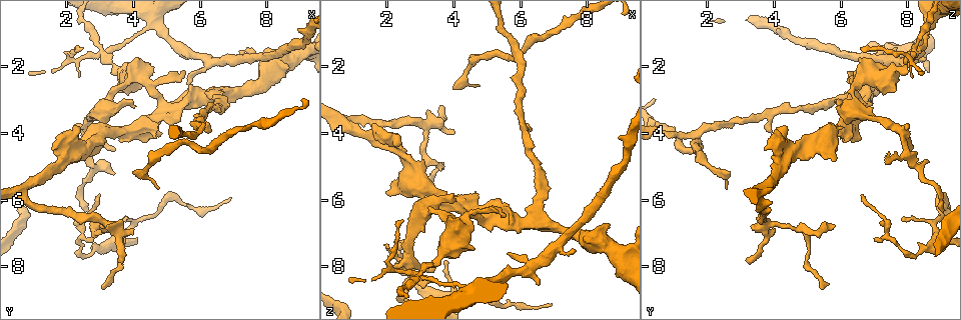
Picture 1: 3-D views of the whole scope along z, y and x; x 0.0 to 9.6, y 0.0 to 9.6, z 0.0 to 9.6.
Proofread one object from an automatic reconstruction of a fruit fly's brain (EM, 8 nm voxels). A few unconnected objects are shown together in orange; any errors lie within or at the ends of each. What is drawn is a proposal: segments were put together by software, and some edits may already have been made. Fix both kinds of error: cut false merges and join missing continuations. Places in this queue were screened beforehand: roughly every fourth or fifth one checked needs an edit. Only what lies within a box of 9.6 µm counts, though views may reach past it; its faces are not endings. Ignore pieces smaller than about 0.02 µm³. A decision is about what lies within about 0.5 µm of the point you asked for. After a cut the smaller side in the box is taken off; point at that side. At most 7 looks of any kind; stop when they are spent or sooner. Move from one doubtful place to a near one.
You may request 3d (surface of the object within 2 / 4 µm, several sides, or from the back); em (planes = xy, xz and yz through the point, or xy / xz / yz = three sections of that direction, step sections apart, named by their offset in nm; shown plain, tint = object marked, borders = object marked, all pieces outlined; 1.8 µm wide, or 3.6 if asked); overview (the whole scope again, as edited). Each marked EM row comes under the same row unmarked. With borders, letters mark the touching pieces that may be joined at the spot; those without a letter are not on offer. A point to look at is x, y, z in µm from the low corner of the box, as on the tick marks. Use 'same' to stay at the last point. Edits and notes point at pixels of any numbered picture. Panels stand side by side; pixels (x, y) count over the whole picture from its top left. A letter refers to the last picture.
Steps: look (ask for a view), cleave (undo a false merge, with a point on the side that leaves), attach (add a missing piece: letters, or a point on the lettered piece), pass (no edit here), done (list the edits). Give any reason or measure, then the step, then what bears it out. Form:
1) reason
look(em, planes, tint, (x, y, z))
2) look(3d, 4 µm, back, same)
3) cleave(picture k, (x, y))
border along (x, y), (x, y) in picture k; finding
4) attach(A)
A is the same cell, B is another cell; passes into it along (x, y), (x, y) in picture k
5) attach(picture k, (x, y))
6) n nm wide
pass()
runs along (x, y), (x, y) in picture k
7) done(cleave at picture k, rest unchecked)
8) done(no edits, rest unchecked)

looks like a crossing
look(em, planes, borders, (2.20, 4.70, 4.40))

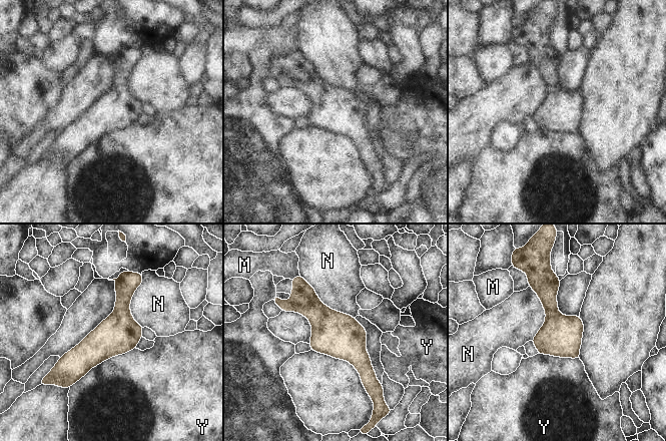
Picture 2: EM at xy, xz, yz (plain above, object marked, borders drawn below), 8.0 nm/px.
pass()
M, N and Y are other cells; runs along (304, 285), (370, 385) in picture 2; continuous, no second neuron

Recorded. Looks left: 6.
branch stops here
look(em, planes, borders, (4.00, 7.05, 3.90))

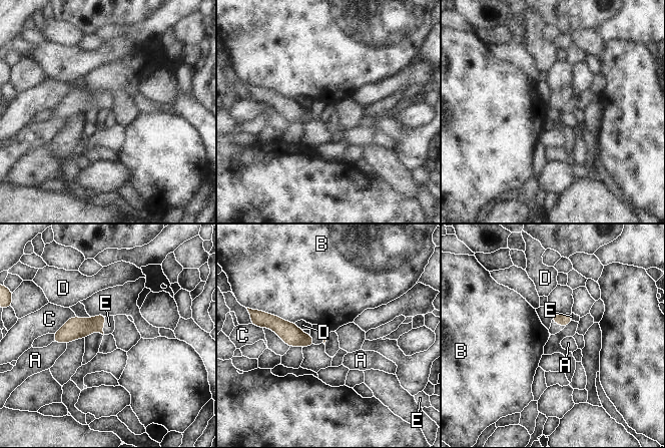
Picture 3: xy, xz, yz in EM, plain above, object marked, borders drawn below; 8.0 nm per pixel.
attach(E)
E is the same cell, A, B, C and D are other cells; passes into it along (75, 328), (103, 325), (109, 325) in picture 3; the neuron continues

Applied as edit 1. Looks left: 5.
branch stops here
look(3d, 2 µm, (1.90, 4.95, 7.30))

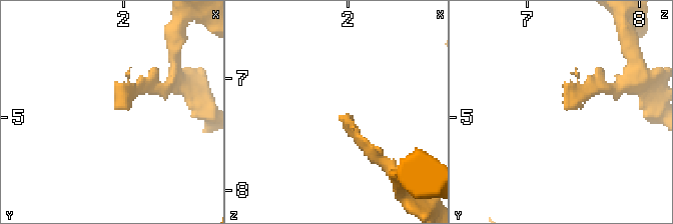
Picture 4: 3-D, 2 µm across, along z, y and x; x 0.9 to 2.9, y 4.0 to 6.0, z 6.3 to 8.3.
shape alone is not enough
look(em, planes, tint, (1.94, 4.94, 7.32))

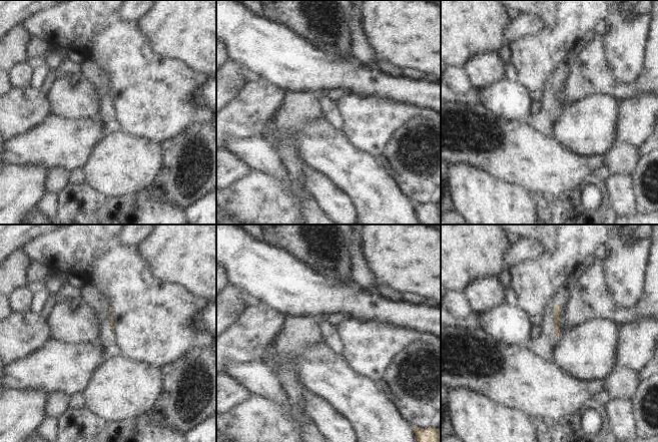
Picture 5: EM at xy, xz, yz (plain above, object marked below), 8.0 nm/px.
what lies round it
look(em, planes, borders, same)

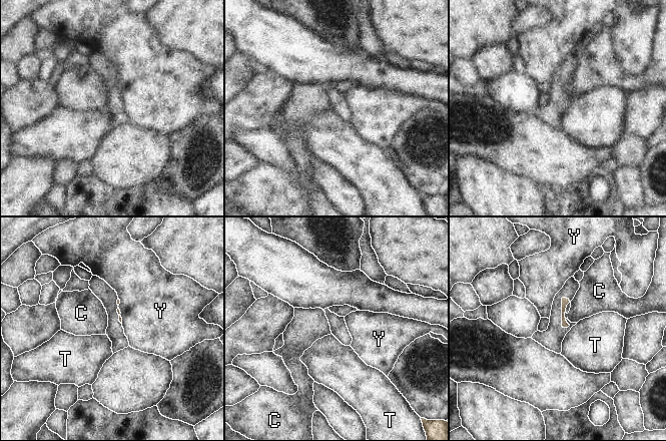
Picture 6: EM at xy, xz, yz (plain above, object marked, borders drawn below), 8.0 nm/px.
pass()
C, T and Y are other cells; border along (566, 313), (566, 318) in picture 6; no lettered piece goes on from it

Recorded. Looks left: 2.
done(attach at picture 3, rest unchecked)

